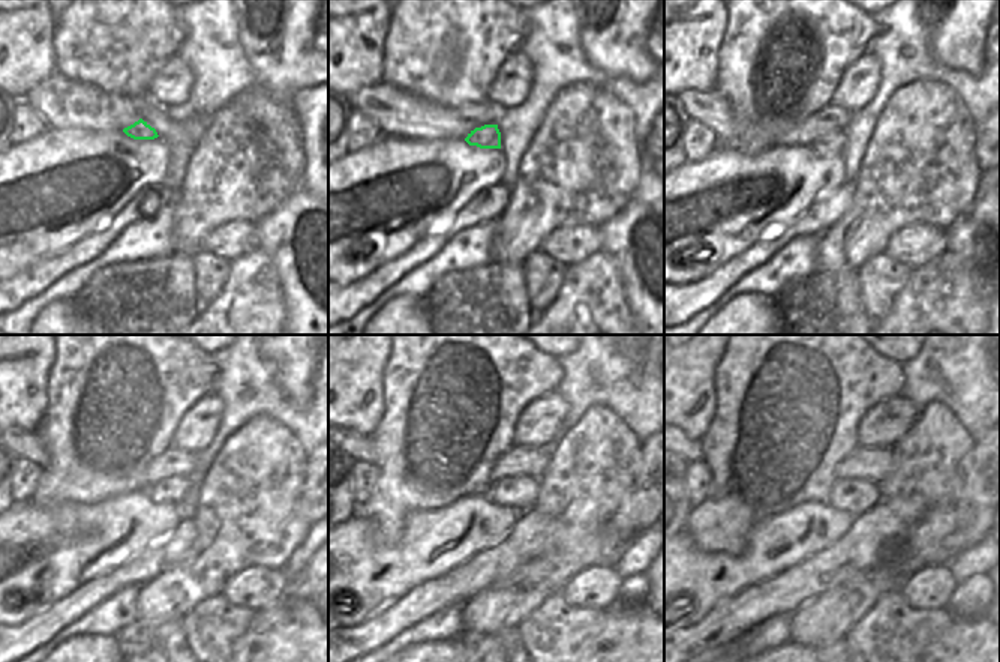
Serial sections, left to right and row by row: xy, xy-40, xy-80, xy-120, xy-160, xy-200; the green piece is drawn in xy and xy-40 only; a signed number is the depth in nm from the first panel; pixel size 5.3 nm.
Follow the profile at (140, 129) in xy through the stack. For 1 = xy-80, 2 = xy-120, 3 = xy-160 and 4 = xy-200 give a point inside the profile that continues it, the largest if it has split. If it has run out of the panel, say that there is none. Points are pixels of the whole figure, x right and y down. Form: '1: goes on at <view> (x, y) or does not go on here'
1: goes on at xy-80 (831, 146)
2: goes on at xy-120 (171, 490)
3: goes on at xy-160 (519, 493)
4: goes on at xy-200 (853, 496)

